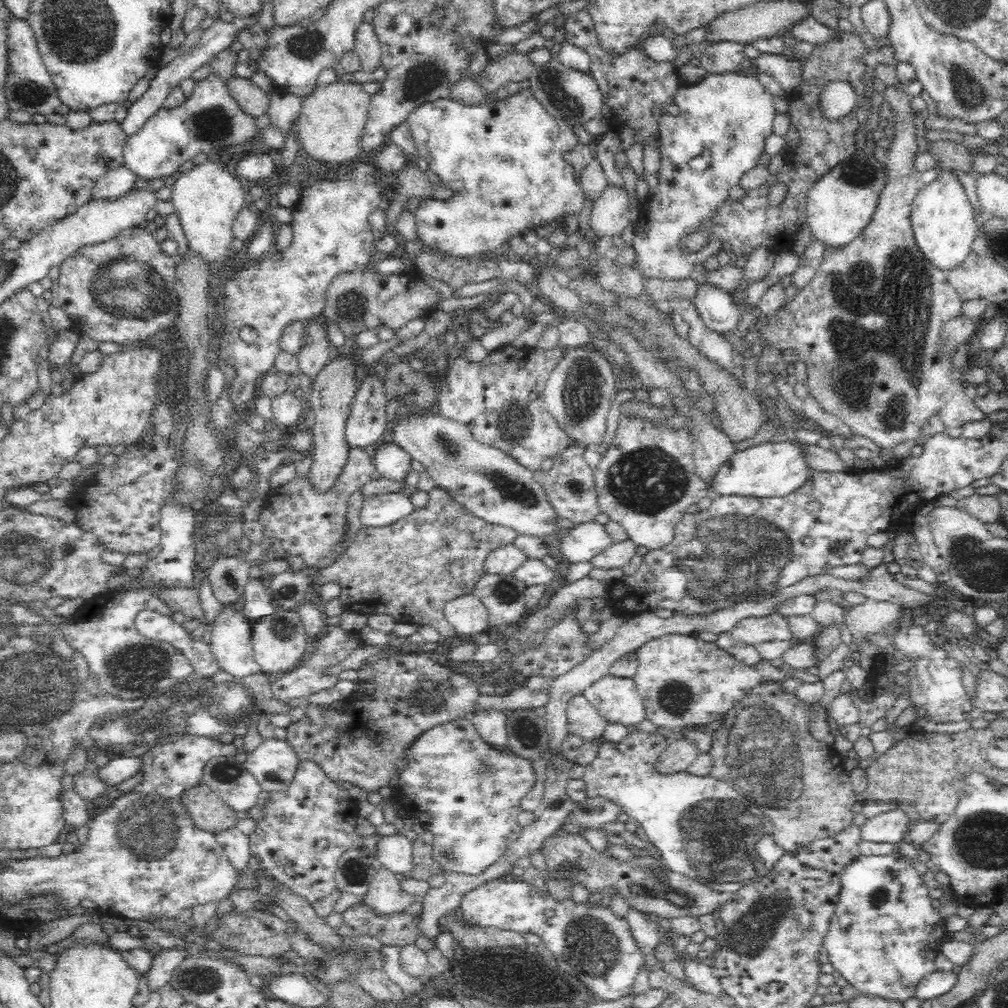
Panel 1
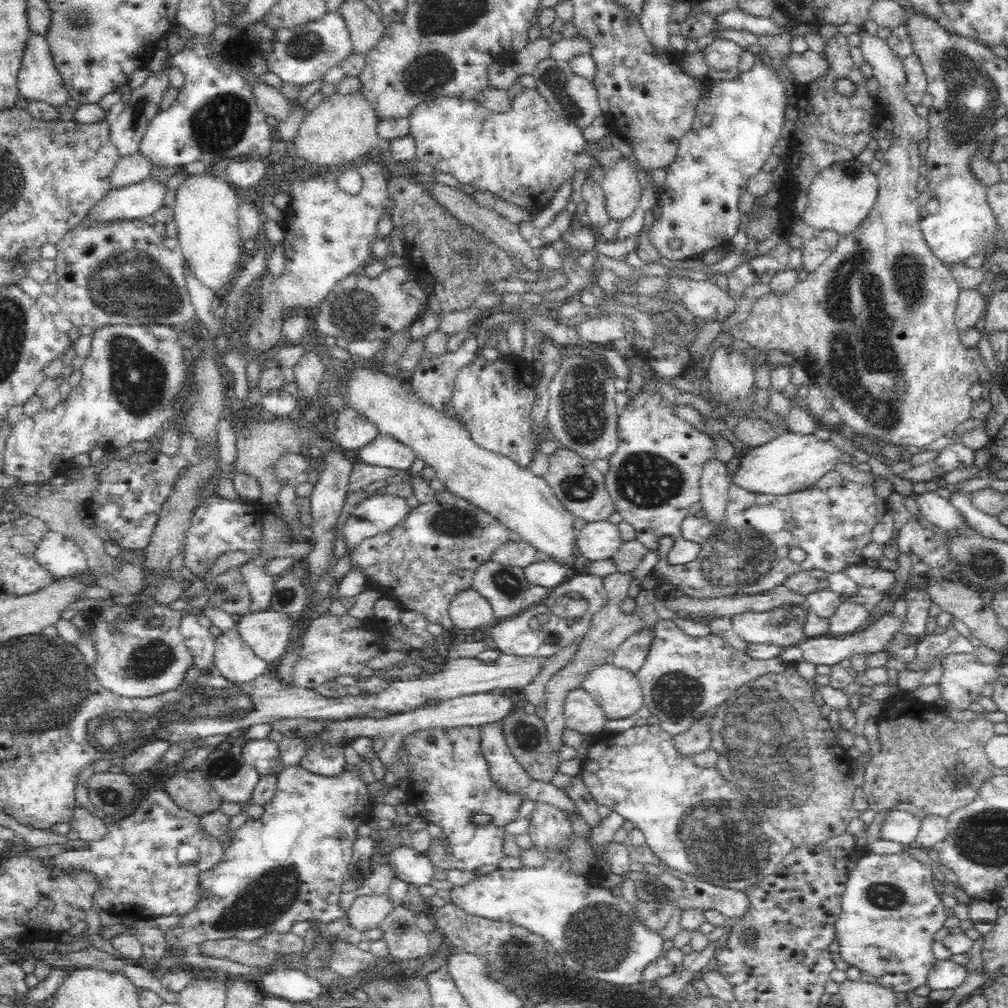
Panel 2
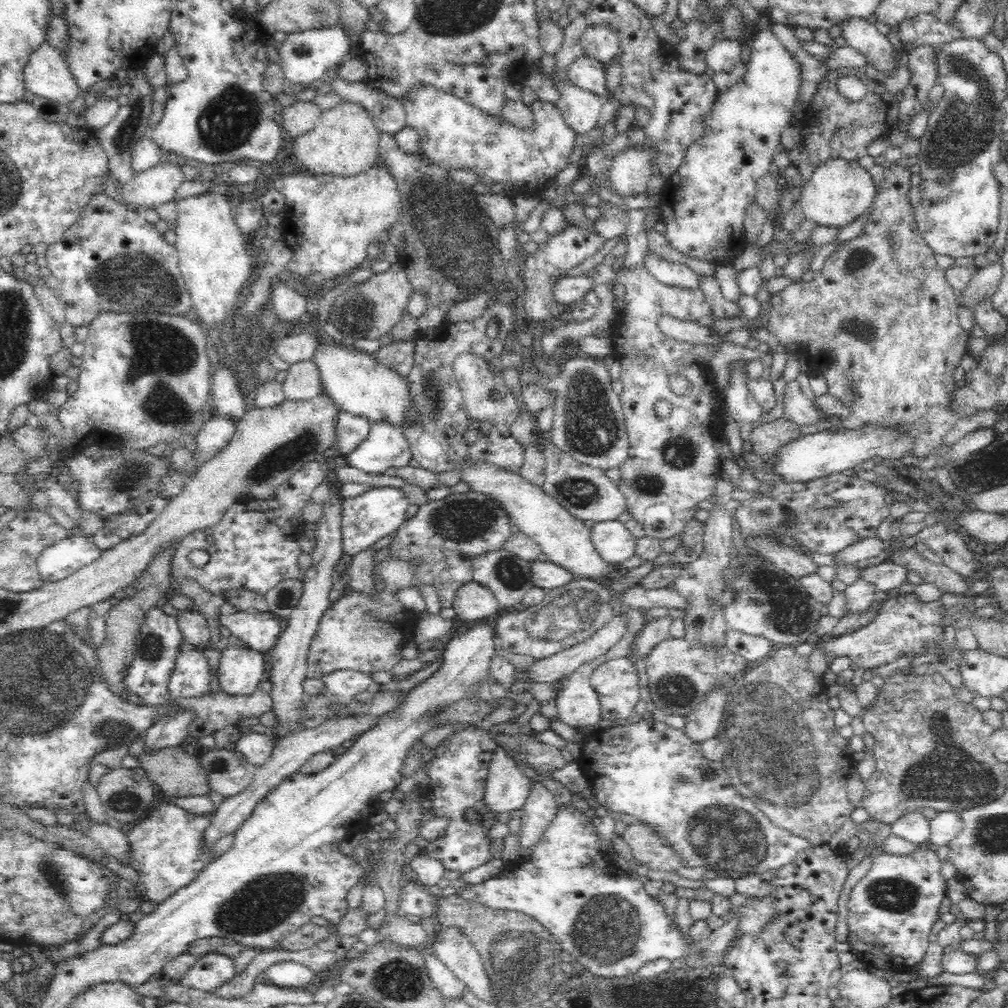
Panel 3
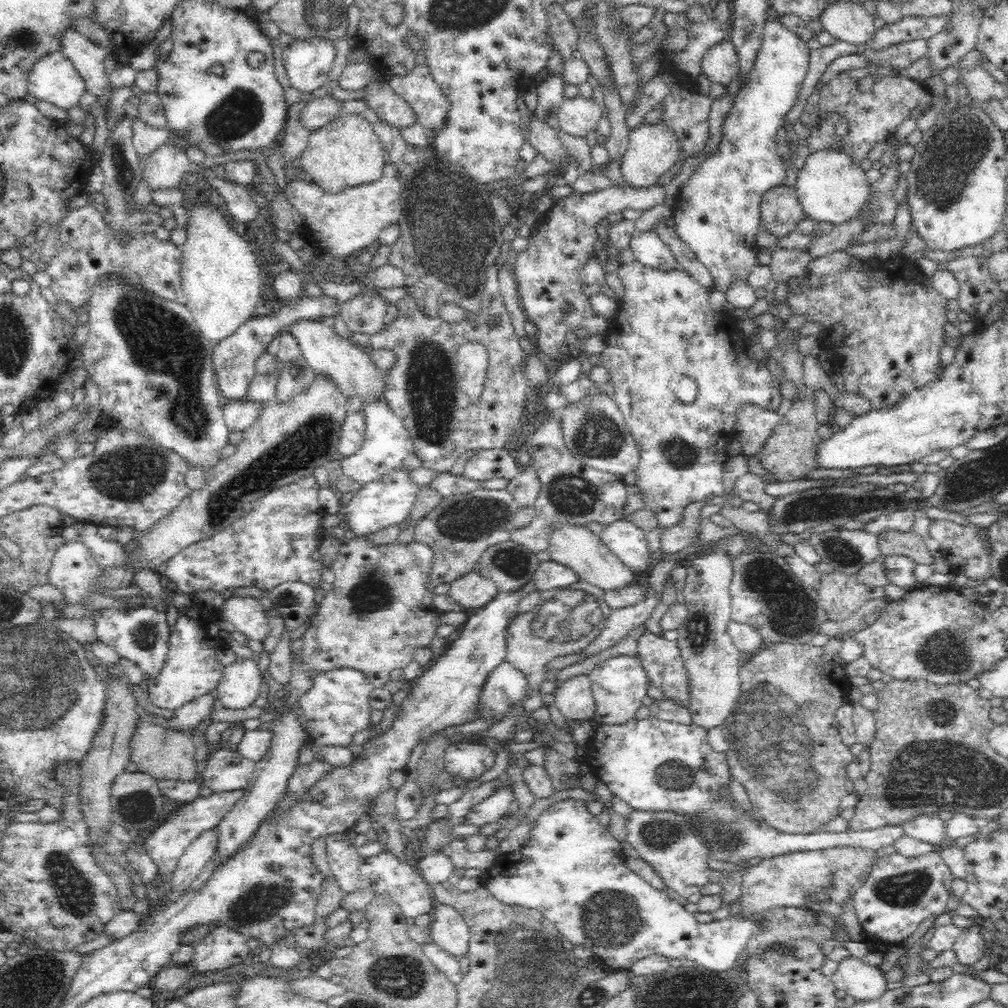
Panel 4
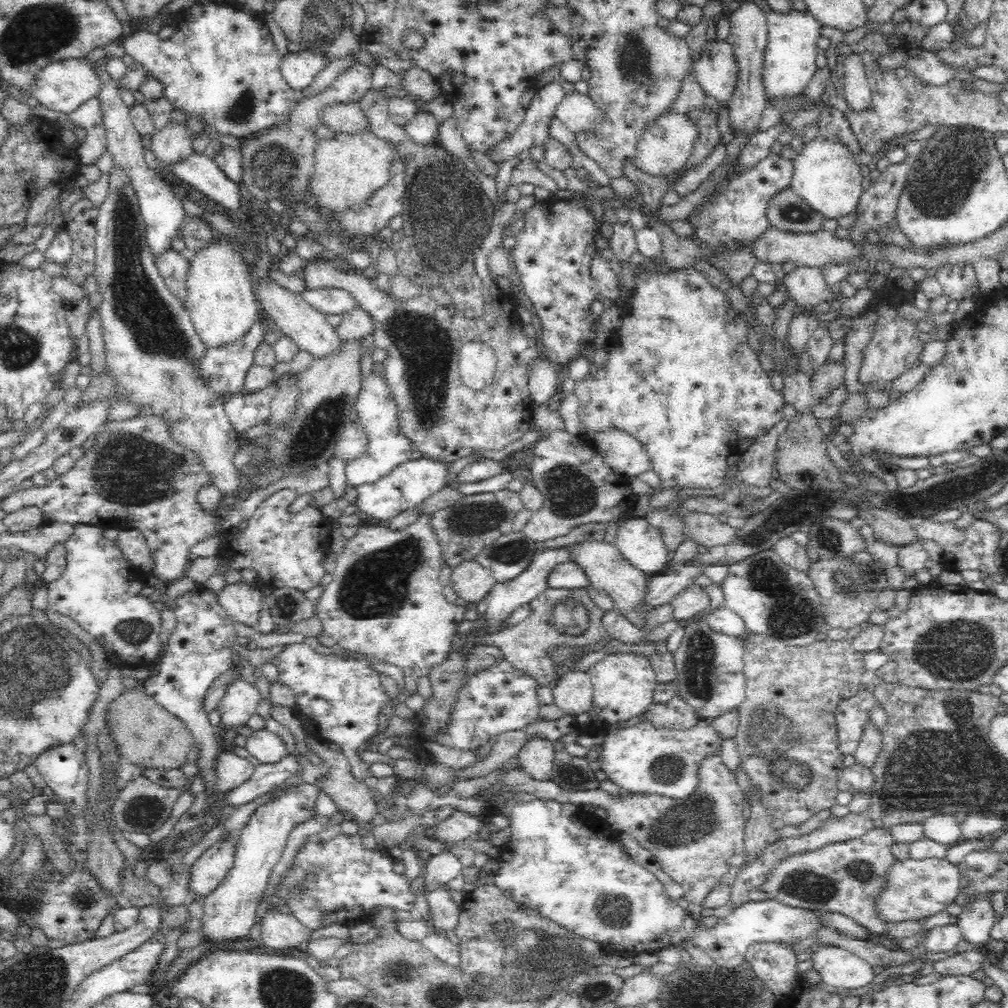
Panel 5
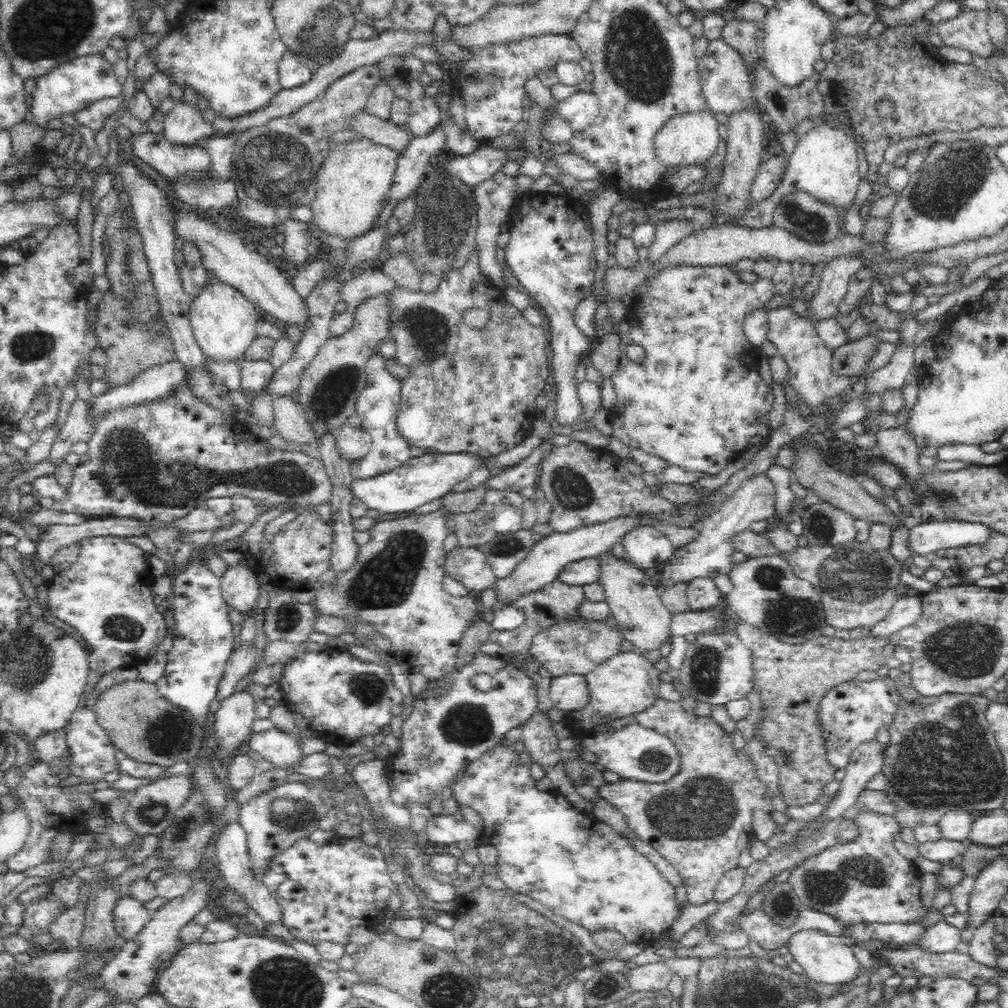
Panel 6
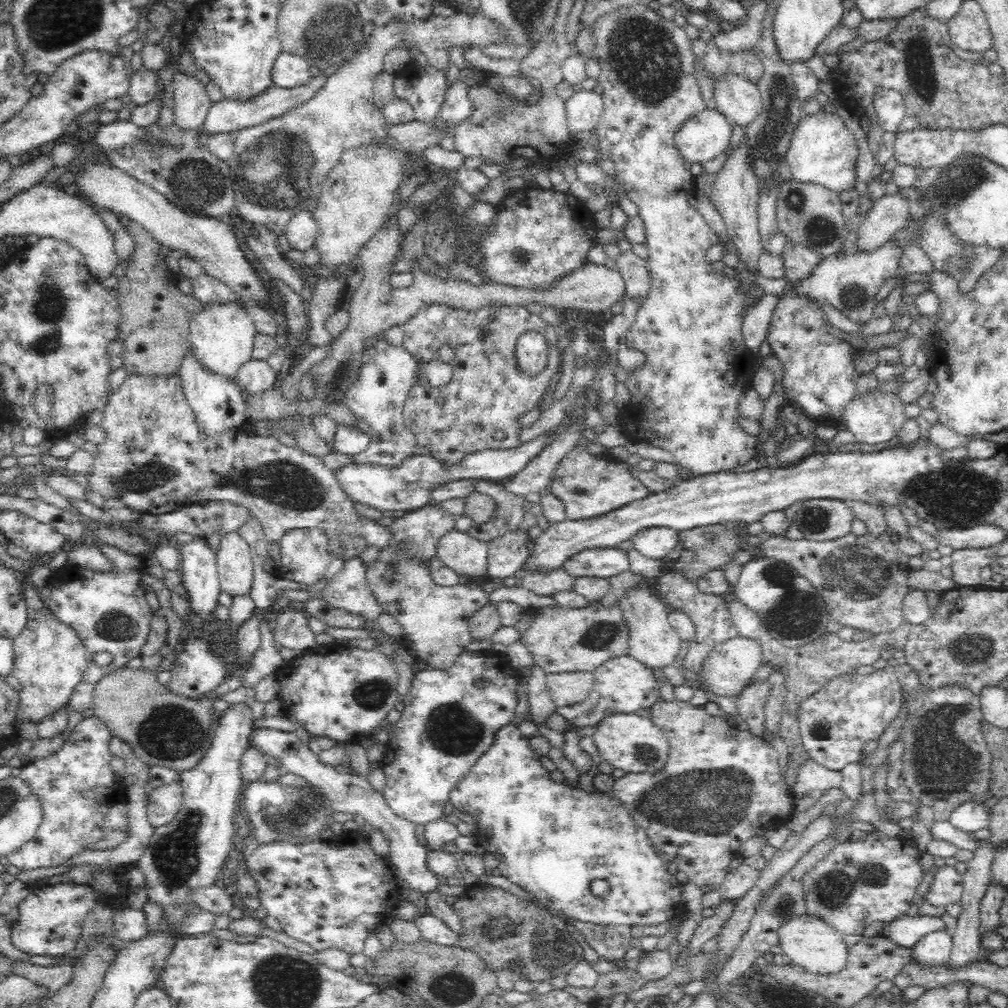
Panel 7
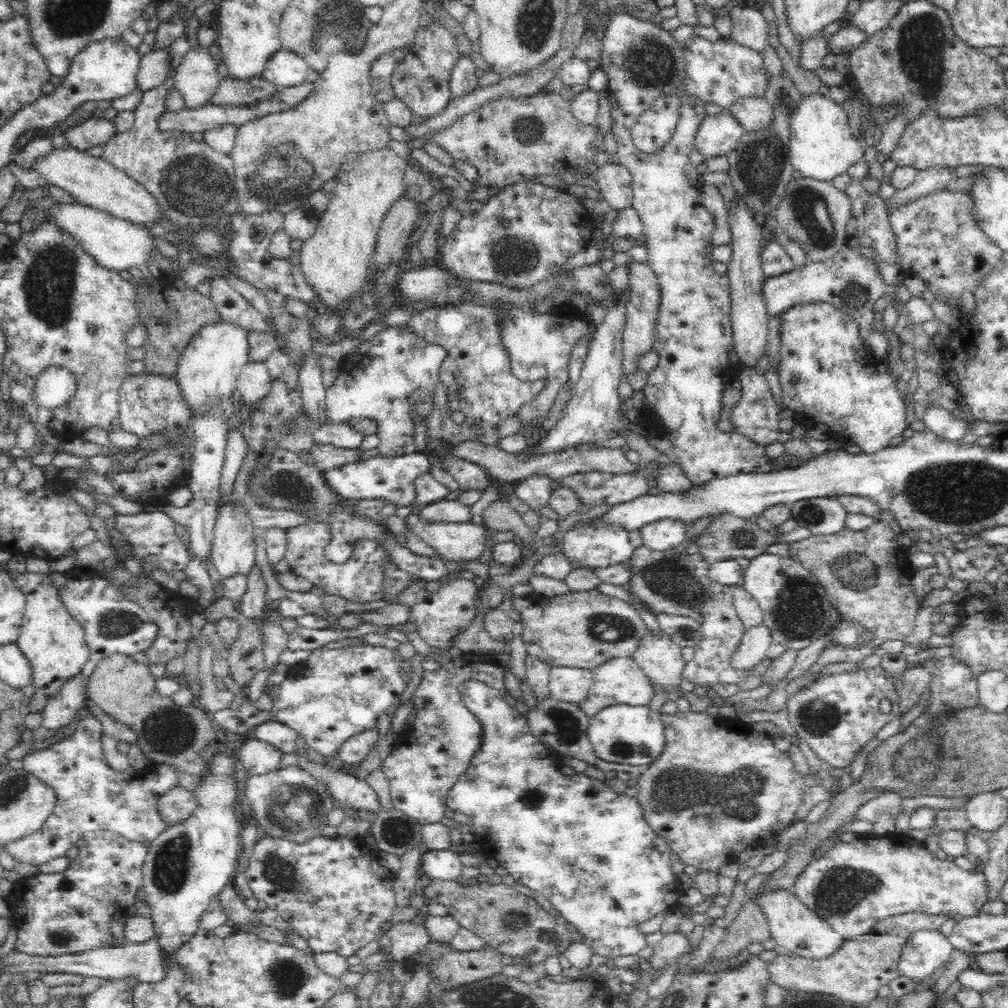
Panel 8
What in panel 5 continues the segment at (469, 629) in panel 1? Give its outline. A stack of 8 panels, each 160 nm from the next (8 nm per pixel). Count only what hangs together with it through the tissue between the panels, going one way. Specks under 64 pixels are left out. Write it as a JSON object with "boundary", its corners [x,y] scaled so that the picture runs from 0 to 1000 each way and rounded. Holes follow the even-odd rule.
{"boundary":[[[471,556],[463,557],[456,563],[450,563],[445,580],[465,601],[476,597],[485,587],[493,575]]]}

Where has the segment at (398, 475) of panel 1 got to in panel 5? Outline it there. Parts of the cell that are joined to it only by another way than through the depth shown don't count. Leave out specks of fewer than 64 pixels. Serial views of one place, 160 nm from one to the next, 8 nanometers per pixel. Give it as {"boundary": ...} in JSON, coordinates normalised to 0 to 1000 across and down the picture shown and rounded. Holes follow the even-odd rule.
{"boundary":[[[364,351],[358,355],[358,386],[352,399],[352,410],[357,414],[356,421],[363,428],[365,440],[363,450],[342,457],[342,471],[344,480],[351,483],[358,480],[373,478],[380,472],[383,472],[388,466],[391,466],[399,458],[407,456],[407,449],[413,442],[409,438],[399,430],[395,418],[395,405],[391,394],[385,387],[384,381],[379,374],[369,368],[371,359]]]}

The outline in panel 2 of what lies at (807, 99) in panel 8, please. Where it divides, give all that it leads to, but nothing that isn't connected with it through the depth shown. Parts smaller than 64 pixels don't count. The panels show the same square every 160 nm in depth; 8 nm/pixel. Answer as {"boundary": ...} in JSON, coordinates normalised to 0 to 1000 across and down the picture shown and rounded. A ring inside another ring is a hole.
{"boundary":[[[849,157],[834,159],[818,167],[801,188],[802,200],[796,218],[805,225],[824,228],[832,236],[843,234],[859,218],[871,194],[870,173]]]}

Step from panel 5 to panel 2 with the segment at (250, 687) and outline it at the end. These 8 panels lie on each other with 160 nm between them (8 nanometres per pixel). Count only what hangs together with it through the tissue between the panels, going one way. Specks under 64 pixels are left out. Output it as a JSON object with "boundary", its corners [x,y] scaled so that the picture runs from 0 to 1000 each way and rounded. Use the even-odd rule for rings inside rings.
{"boundary":[[[234,618],[230,623],[226,623],[224,627],[220,627],[218,631],[214,631],[212,634],[212,659],[216,667],[222,671],[227,678],[240,679],[252,675],[260,668],[267,668],[268,662],[264,656],[256,653],[252,646],[248,643],[248,640],[244,638],[244,635],[240,634],[238,625]]]}

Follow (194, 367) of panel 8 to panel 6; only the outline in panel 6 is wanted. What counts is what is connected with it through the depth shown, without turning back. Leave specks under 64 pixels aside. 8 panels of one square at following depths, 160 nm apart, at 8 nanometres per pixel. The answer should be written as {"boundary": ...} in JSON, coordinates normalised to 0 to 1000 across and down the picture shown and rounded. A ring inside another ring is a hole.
{"boundary":[[[206,271],[206,282],[191,297],[188,312],[194,340],[204,357],[213,359],[240,359],[244,347],[256,333],[257,316],[255,307],[236,287],[218,279],[211,271]]]}

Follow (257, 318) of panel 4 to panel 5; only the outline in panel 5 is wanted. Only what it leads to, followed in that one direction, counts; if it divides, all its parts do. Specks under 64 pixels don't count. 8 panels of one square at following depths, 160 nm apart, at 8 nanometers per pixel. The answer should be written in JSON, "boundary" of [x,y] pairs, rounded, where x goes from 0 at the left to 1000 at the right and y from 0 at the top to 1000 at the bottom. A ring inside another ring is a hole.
{"boundary":[[[312,287],[298,291],[298,297],[315,310],[325,313],[339,313],[353,305],[347,292],[338,287]],[[257,317],[252,319],[245,331],[240,333],[240,335],[236,335],[234,339],[224,341],[224,343],[218,343],[218,345],[206,345],[202,356],[199,361],[196,361],[196,364],[198,364],[200,372],[204,374],[204,380],[210,384],[210,388],[216,392],[223,392],[225,394],[242,389],[242,378],[246,367],[253,361],[252,353],[254,347],[258,341],[263,339],[266,329],[273,325],[272,317]]]}

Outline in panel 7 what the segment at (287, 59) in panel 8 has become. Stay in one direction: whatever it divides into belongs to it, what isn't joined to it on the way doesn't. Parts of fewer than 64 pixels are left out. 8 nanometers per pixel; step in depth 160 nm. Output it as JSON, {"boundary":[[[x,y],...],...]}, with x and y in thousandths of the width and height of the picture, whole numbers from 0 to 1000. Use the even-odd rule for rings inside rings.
{"boundary":[[[280,51],[272,62],[269,72],[270,83],[280,87],[290,87],[309,79],[307,63],[297,56]]]}

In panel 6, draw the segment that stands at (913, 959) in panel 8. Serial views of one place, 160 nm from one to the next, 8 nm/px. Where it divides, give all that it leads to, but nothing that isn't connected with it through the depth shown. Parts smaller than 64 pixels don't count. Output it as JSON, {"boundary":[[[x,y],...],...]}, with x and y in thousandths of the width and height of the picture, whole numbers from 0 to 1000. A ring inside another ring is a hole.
{"boundary":[[[932,914],[917,924],[911,938],[922,945],[946,944],[952,935],[952,924],[938,914]]]}

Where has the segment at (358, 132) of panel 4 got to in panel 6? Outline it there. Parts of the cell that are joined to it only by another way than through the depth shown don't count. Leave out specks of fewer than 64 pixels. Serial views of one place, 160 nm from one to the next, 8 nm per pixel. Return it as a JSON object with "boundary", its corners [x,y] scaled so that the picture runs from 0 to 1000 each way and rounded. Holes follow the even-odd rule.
{"boundary":[[[363,136],[359,139],[353,138],[348,141],[331,143],[331,147],[315,168],[313,197],[308,202],[311,210],[308,223],[313,224],[315,228],[324,233],[339,236],[343,240],[347,240],[350,236],[359,234],[371,226],[375,222],[377,208],[382,204],[383,191],[389,185],[395,156],[395,150],[373,143]]]}

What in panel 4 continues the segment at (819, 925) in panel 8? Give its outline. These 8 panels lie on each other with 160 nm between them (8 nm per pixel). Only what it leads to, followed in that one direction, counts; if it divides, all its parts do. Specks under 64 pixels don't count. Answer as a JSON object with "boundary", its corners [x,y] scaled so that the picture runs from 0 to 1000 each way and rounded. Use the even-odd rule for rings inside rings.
{"boundary":[[[845,947],[831,955],[823,971],[828,980],[837,982],[851,994],[871,992],[880,982],[877,966]]]}

